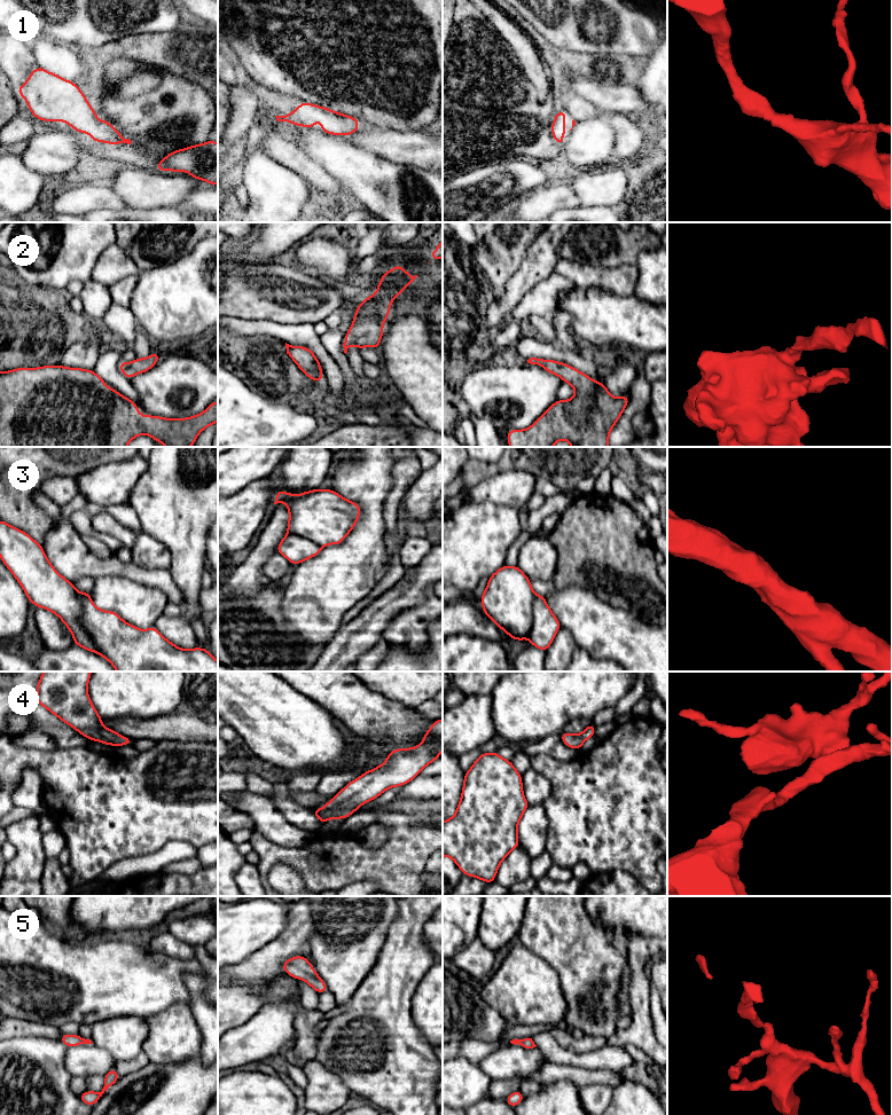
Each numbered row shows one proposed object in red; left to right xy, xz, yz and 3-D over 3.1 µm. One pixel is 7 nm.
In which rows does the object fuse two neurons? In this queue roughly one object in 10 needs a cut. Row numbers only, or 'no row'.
no row

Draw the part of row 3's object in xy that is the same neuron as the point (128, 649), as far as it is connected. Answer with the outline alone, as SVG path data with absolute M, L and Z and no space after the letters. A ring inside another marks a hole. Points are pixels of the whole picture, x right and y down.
M0 520L0 558L18 581L30 603L55 613L69 628L76 645L105 658L117 672L218 672L218 661L206 649L199 646L191 650L178 647L167 641L155 626L141 630L125 622L116 612L97 608L93 604L89 592L78 592L73 583L64 579L53 567L45 555L42 544L2 520Z

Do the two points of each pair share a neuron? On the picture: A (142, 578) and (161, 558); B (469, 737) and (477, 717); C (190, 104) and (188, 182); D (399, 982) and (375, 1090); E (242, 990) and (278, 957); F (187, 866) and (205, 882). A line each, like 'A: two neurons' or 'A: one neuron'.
A: two neurons
B: one neuron
C: two neurons
D: one neuron
E: one neuron
F: two neurons

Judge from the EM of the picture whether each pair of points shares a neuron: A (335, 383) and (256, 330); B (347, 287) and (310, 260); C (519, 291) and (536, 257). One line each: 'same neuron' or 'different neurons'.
A: same neuron
B: same neuron
C: same neuron

